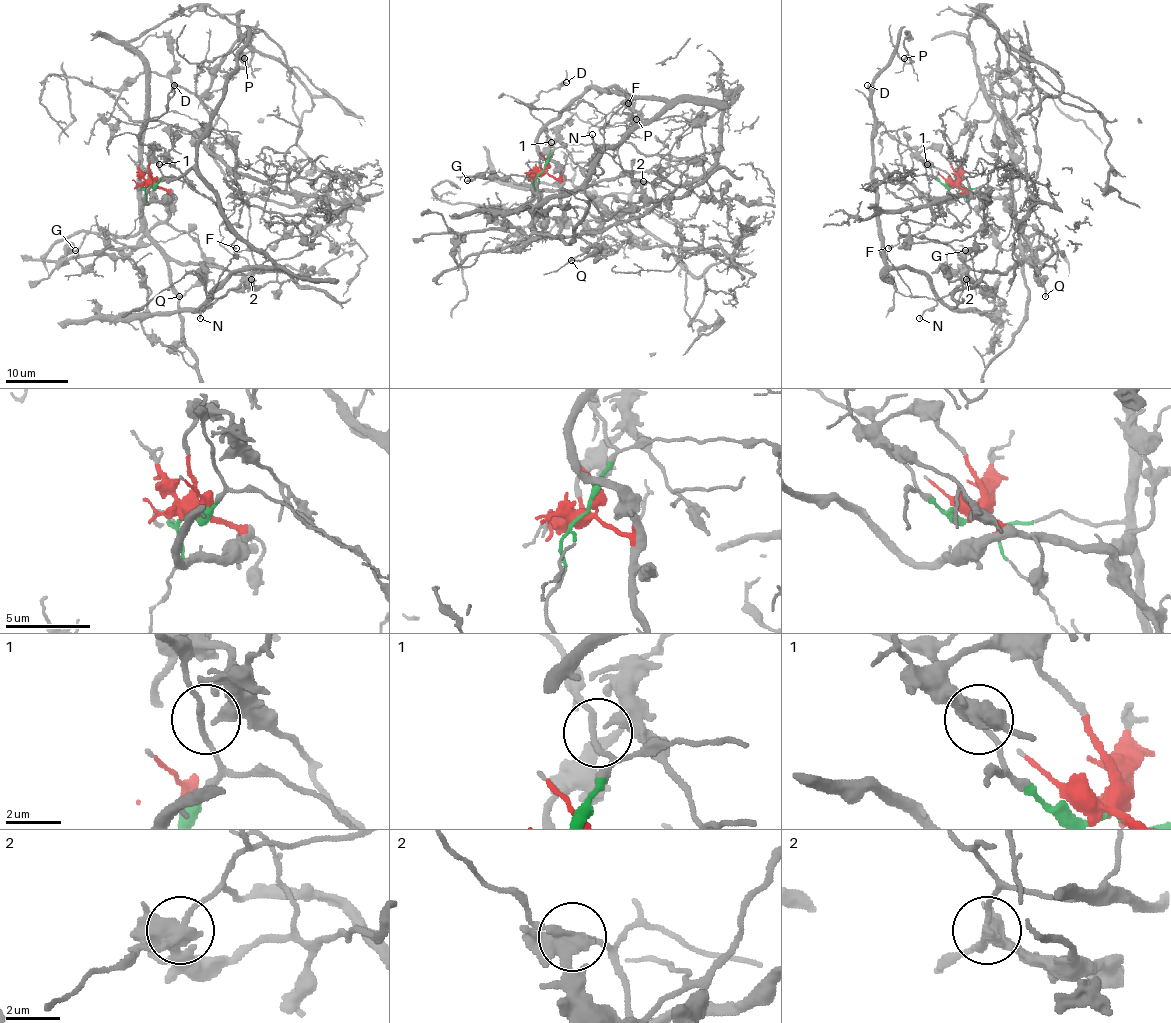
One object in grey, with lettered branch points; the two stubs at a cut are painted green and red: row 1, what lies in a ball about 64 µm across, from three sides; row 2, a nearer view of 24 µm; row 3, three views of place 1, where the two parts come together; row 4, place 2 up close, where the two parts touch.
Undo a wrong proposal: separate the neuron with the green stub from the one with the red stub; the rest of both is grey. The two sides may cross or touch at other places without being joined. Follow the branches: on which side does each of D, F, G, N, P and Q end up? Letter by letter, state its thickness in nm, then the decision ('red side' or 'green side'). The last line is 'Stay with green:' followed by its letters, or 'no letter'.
D: 280 nm | green side
F: 190 nm | green side
G: 130 nm | red side
N: 170 nm | green side
P: 100 nm | red side
Q: 170 nm | red side
Stay with green: D, F, N

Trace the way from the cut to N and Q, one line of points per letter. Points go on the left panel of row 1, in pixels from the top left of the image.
N: (151, 184), (142, 189), (139, 184), (146, 233), (174, 259), (238, 273), (263, 272), (215, 298), (199, 318)
Q: (151, 184), (160, 186), (173, 198), (168, 222), (184, 230), (199, 247), (206, 264), (204, 275), (179, 296)

